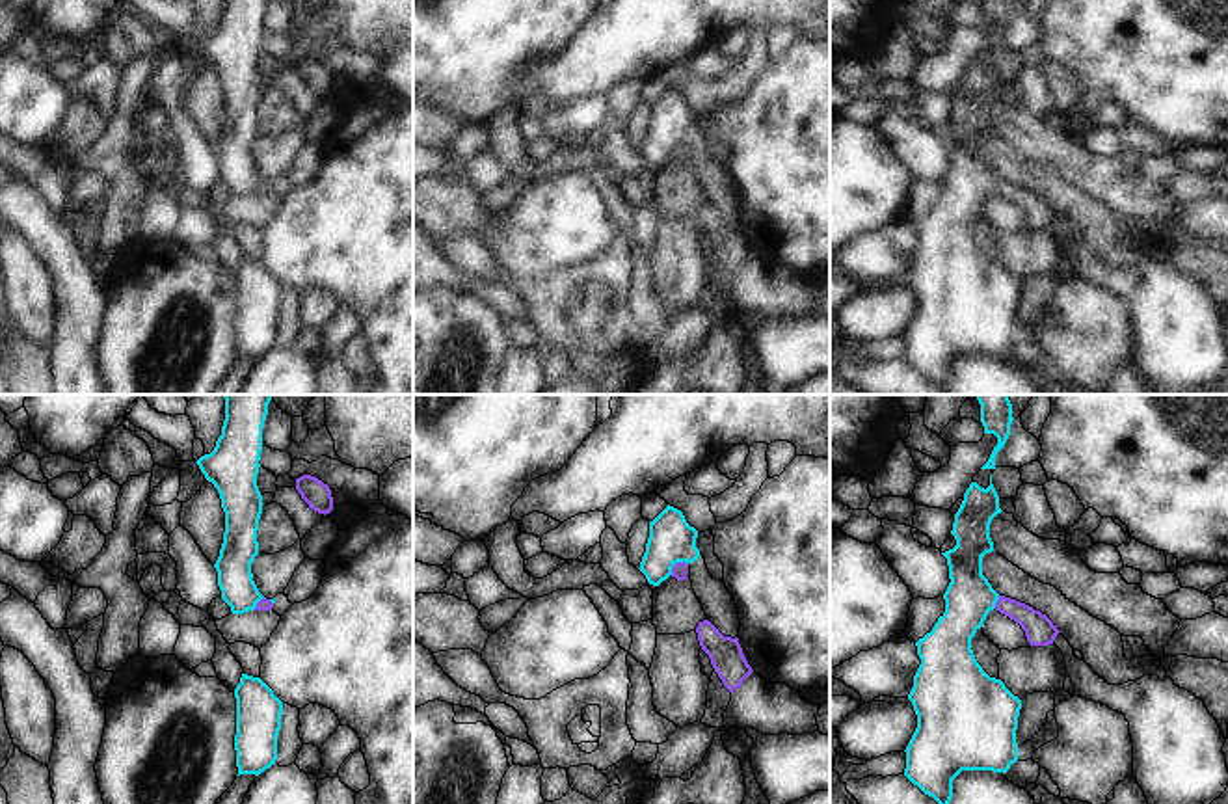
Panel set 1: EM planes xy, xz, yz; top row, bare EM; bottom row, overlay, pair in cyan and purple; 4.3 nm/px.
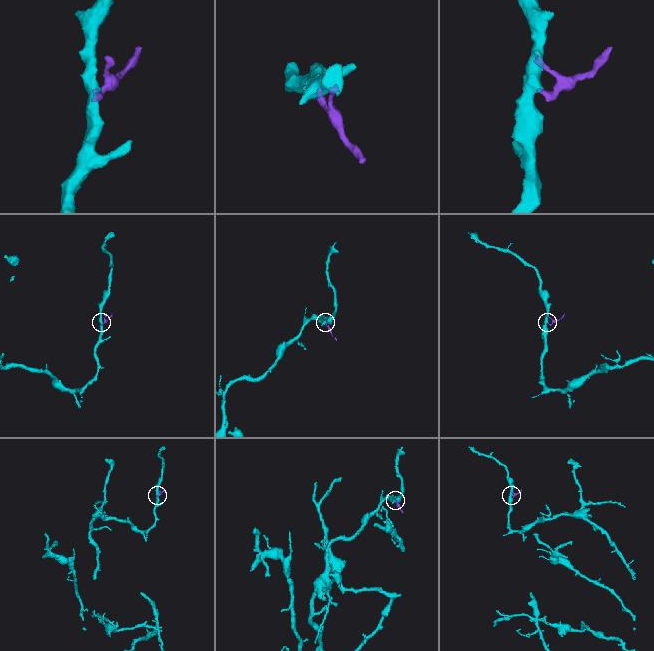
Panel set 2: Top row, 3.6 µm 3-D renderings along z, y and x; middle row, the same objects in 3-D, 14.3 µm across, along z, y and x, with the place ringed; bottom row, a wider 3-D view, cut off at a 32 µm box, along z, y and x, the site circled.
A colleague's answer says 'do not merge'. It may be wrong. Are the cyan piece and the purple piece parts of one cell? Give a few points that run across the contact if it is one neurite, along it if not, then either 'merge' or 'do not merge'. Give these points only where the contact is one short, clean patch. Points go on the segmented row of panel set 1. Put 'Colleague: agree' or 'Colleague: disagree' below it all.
line xz (687, 562), (678, 562), (670, 574); do not merge
Colleague: agree

